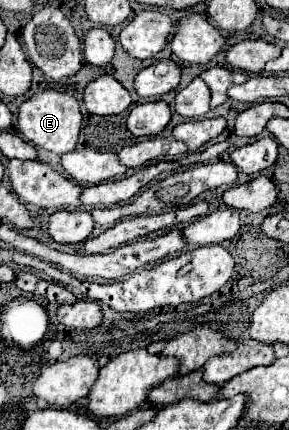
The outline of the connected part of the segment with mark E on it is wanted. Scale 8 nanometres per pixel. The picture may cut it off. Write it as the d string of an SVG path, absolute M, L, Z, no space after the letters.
M45 89L35 93L19 107L19 131L21 135L35 147L43 147L55 155L65 155L75 149L79 131L81 131L83 115L79 111L79 103L73 95L59 93L55 89Z

